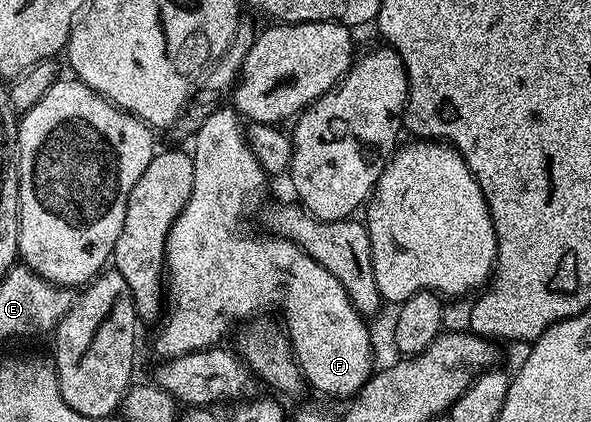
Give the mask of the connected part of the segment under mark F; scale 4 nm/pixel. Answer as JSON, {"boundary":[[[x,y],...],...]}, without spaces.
{"boundary":[[[220,105],[213,109],[206,121],[202,121],[191,140],[194,189],[190,189],[190,201],[186,201],[182,213],[178,213],[166,241],[166,310],[159,324],[160,332],[156,335],[156,351],[161,360],[166,360],[217,346],[223,340],[220,338],[239,319],[251,320],[252,311],[260,311],[271,303],[280,303],[284,310],[282,327],[305,384],[324,395],[351,400],[374,374],[369,324],[356,311],[347,289],[338,278],[298,245],[268,233],[244,235],[244,207],[259,205],[266,180],[265,171],[251,151],[245,132],[240,112],[231,105]]]}

